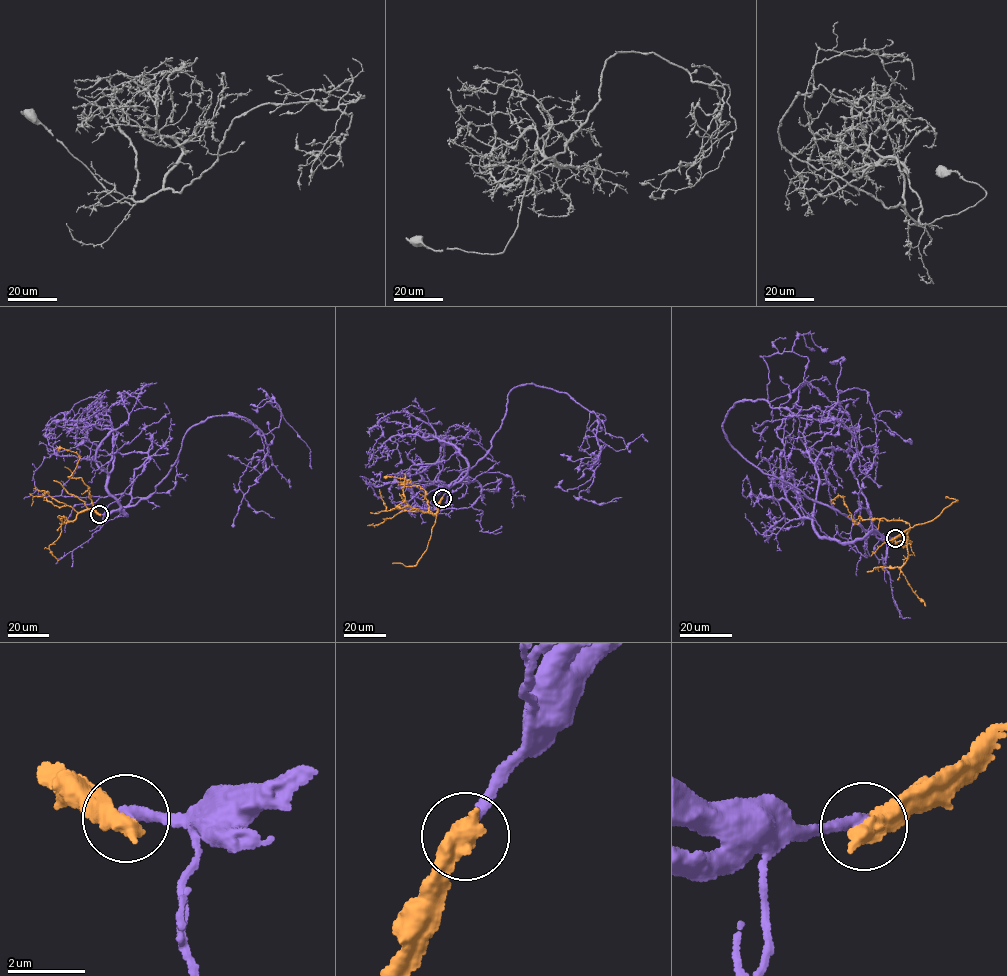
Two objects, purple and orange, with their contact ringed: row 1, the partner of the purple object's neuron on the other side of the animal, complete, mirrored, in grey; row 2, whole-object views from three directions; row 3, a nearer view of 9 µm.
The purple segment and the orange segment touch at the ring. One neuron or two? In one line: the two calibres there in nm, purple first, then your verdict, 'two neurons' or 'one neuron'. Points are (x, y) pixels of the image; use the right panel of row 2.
calibres 280 and 650 nm; two neurons

